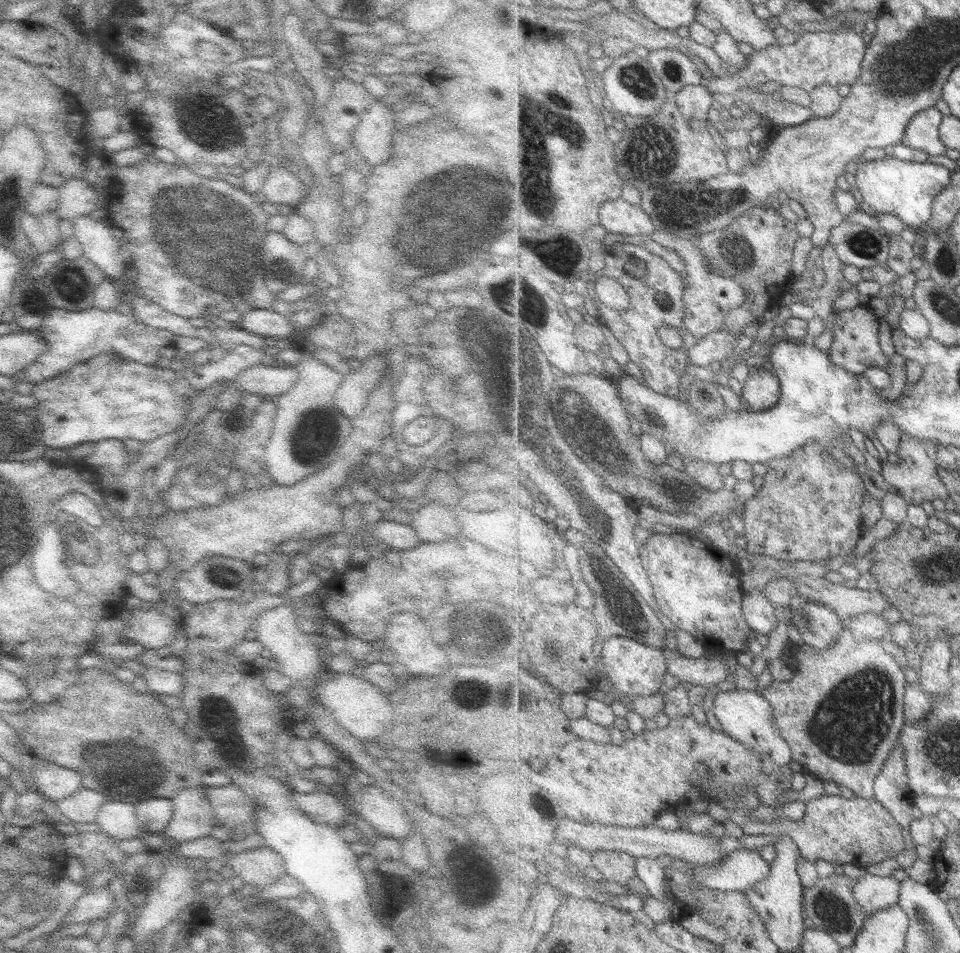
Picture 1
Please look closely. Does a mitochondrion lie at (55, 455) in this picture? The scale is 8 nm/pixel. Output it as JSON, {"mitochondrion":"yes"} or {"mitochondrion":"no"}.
{"mitochondrion":"no"}

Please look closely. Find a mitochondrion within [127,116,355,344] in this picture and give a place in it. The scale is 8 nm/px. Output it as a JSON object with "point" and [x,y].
{"point":[216,236]}

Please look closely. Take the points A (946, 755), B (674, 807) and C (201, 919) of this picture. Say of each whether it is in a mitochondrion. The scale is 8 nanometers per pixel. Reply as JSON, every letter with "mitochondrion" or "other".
{"A":"mitochondrion","B":"other","C":"other"}

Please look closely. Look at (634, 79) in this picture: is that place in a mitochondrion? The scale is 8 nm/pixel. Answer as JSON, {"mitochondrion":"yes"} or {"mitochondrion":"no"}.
{"mitochondrion":"yes"}

